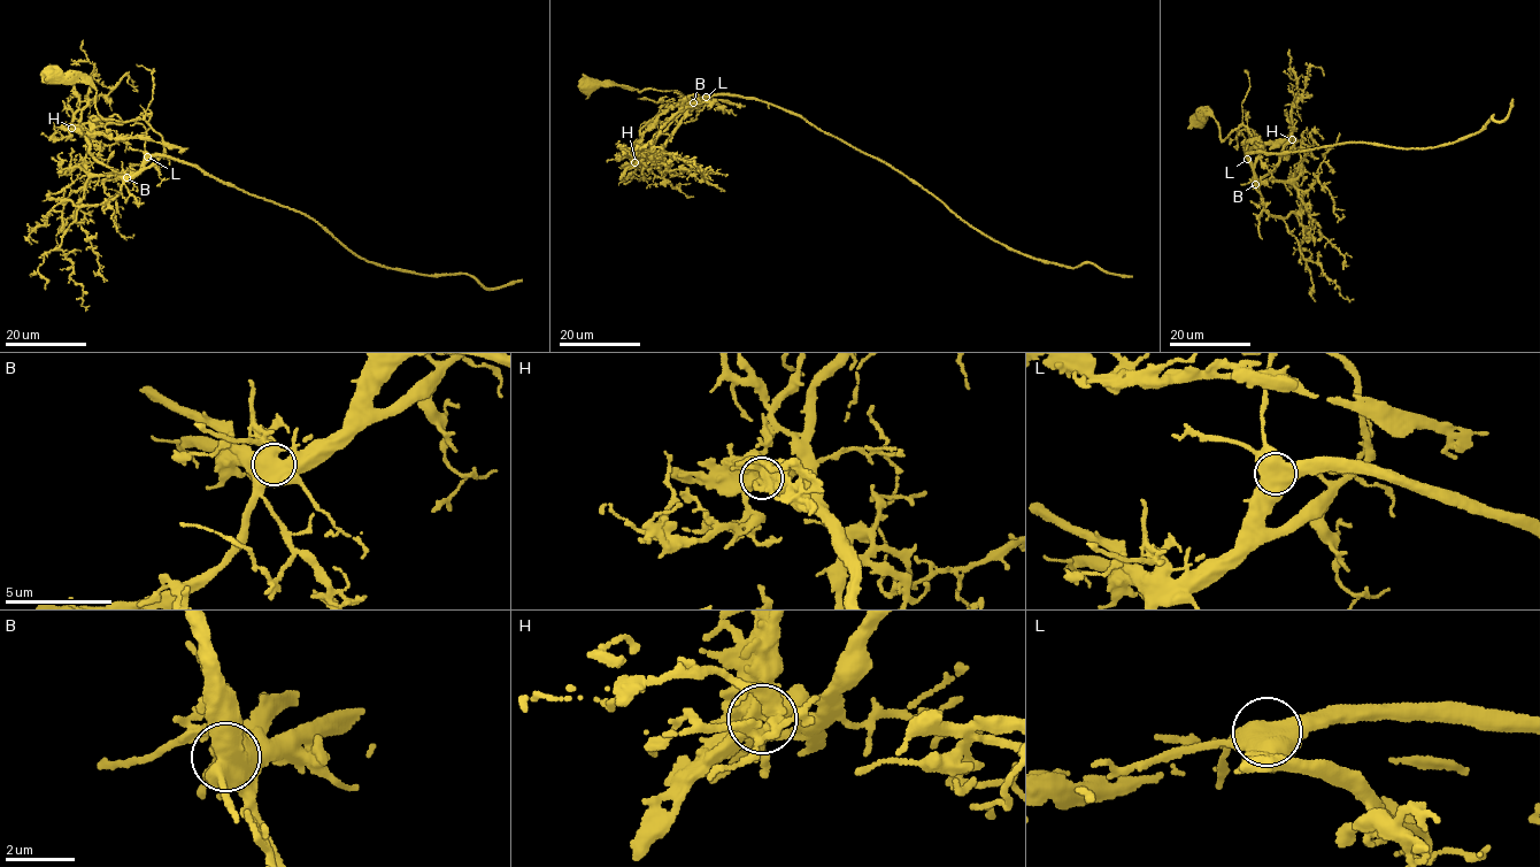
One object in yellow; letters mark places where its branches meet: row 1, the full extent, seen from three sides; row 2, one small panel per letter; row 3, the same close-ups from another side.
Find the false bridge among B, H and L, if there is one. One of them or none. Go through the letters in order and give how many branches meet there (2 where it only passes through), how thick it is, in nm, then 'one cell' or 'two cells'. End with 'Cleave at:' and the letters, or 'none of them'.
B: 3 | 550 nm | one cell
H: 3 | 550 nm | two cells
L: 3 | 550 nm | one cell
Cleave at: H

